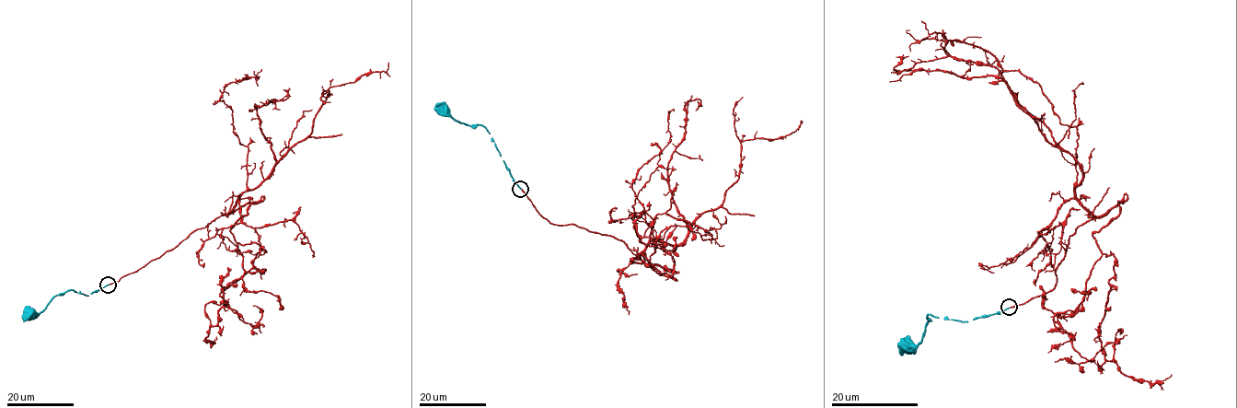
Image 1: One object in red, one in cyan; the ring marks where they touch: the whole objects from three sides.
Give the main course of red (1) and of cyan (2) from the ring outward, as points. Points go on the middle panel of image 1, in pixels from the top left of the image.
1: (521, 188), (549, 223), (635, 254), (679, 245), (738, 179), (741, 143), (801, 121)
2: (521, 188), (514, 181), (485, 127), (458, 122), (444, 110)

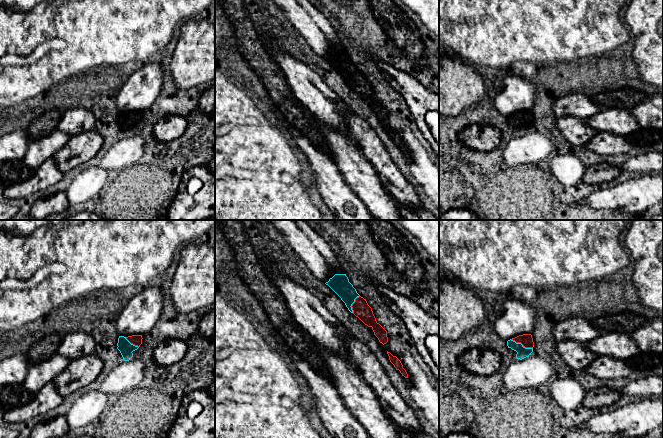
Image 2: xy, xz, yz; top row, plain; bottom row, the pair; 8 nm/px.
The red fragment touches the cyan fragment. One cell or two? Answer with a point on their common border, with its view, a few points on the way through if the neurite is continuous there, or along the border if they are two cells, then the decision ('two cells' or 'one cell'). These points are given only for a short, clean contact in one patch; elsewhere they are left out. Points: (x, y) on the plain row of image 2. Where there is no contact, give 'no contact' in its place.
contact yz (521, 119); way yz (526, 116), (521, 119), (522, 128); one cell

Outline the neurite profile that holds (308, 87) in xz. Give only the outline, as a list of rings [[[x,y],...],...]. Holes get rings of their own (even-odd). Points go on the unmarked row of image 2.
[[[262,35],[260,40],[264,46],[271,48],[270,55],[280,67],[295,97],[316,118],[349,136],[356,144],[345,121],[345,116],[350,109],[329,88],[320,75],[304,63],[294,59],[265,35]]]

